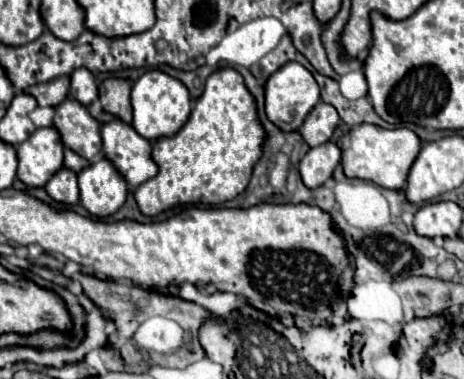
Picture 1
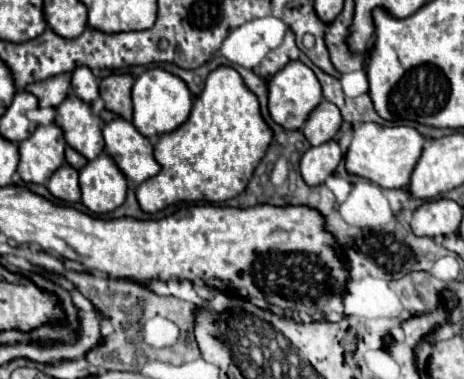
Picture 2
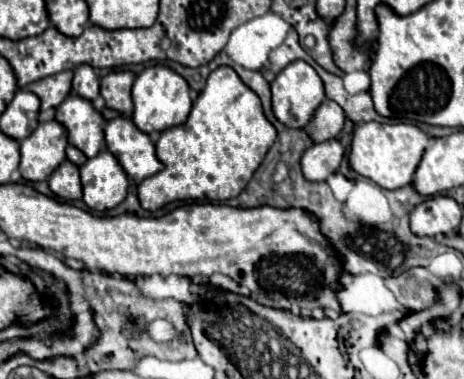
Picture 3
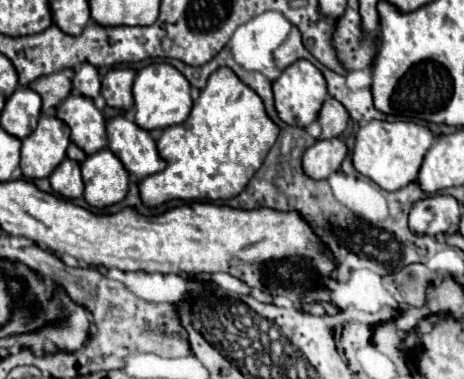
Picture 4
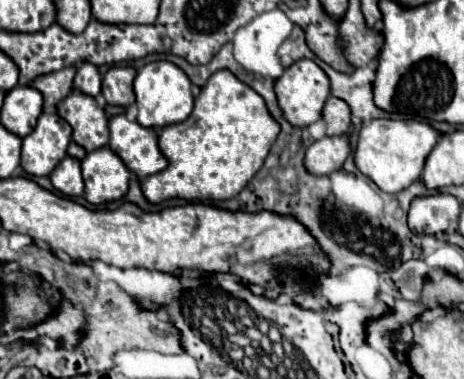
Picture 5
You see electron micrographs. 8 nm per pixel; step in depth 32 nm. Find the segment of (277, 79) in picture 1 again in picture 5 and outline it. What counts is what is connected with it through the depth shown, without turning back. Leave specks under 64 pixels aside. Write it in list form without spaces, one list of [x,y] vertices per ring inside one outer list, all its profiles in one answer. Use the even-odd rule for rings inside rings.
[[[298,60],[292,66],[288,66],[284,70],[284,74],[276,80],[274,92],[276,92],[276,100],[278,100],[278,106],[284,114],[284,118],[292,126],[304,128],[304,126],[310,126],[312,122],[320,120],[322,106],[324,106],[326,98],[330,96],[330,82],[328,82],[326,74],[320,70],[320,66],[316,66],[312,60]]]

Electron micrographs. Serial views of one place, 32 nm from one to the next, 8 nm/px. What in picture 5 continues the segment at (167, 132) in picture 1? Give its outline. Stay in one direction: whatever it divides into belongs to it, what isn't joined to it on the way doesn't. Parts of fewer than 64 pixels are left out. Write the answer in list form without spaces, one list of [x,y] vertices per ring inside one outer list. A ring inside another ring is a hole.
[[[166,60],[150,62],[138,72],[134,80],[134,94],[138,106],[138,124],[144,128],[164,128],[170,124],[184,122],[194,106],[192,84],[188,76],[178,66]]]

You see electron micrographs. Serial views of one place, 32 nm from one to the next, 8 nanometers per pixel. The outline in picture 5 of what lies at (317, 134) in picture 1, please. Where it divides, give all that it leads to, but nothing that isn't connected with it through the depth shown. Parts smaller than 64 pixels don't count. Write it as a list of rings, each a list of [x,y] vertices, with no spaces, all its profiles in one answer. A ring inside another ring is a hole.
[[[330,96],[322,110],[322,120],[326,122],[326,136],[342,136],[350,126],[350,108],[340,98]]]

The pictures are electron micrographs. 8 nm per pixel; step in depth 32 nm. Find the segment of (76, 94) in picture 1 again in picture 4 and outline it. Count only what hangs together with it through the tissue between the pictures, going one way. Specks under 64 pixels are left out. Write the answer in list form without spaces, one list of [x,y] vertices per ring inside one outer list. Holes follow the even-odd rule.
[[[82,64],[76,70],[72,84],[74,84],[74,92],[86,98],[96,98],[100,94],[100,76],[92,64]]]

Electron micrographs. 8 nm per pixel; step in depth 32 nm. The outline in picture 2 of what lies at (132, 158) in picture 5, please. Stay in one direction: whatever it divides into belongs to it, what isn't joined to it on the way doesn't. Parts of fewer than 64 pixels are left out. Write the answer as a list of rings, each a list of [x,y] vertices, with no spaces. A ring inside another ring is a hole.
[[[116,118],[104,126],[102,136],[106,144],[104,152],[112,156],[134,186],[160,172],[160,166],[152,154],[152,142],[144,138],[130,122]]]

